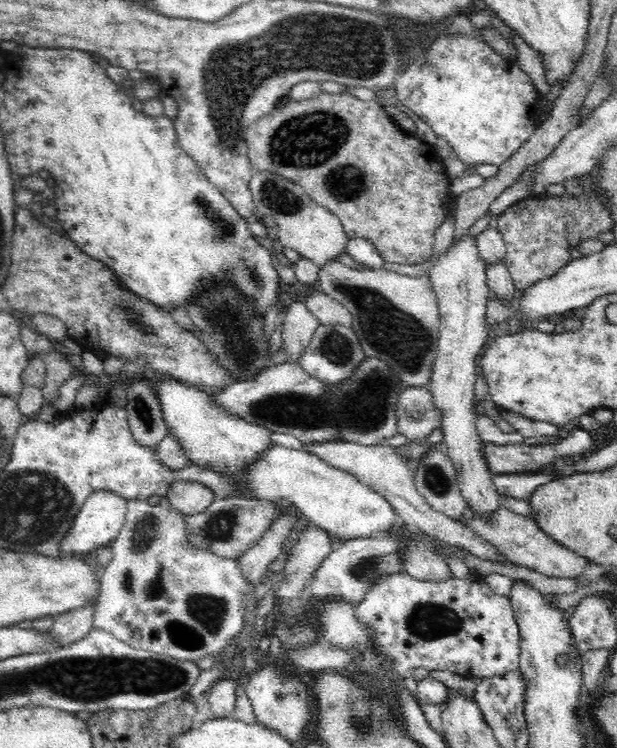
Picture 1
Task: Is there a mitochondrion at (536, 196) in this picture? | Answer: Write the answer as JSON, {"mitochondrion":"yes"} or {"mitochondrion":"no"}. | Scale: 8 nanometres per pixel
{"mitochondrion":"no"}

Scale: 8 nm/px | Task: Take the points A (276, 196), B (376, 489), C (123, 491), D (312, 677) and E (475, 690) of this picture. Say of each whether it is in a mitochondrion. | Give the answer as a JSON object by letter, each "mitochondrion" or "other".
{"A":"mitochondrion","B":"other","C":"other","D":"other","E":"other"}

